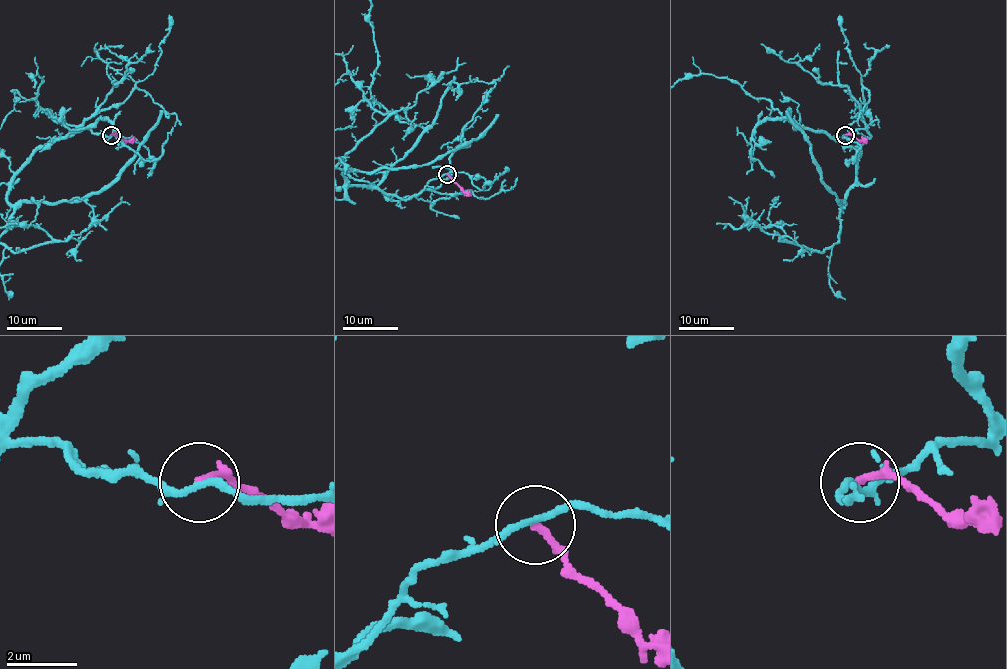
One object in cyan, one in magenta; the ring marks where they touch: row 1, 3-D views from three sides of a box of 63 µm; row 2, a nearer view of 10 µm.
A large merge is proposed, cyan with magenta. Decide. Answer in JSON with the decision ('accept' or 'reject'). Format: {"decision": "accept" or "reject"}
{"decision": "reject"}

